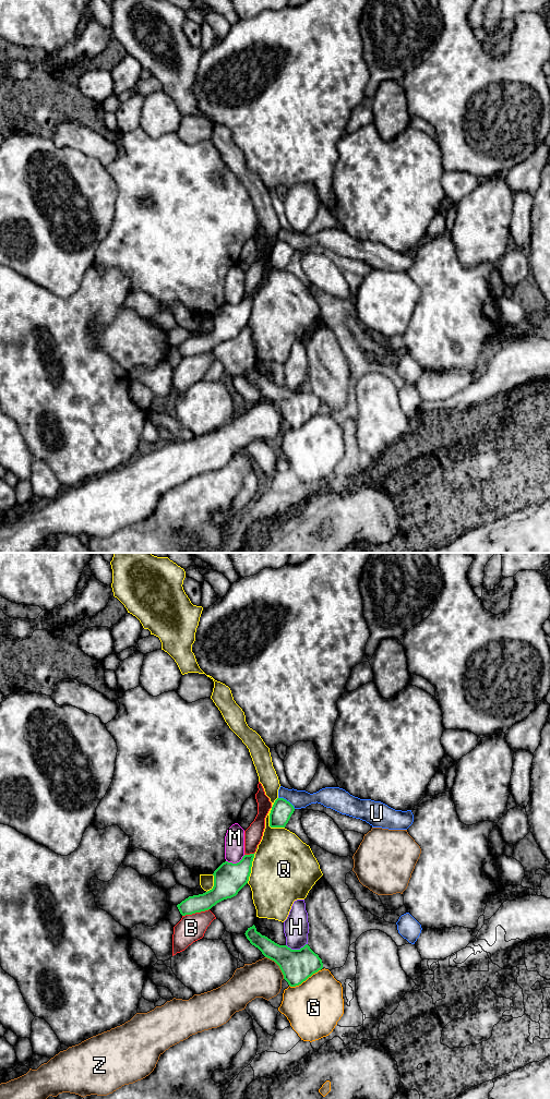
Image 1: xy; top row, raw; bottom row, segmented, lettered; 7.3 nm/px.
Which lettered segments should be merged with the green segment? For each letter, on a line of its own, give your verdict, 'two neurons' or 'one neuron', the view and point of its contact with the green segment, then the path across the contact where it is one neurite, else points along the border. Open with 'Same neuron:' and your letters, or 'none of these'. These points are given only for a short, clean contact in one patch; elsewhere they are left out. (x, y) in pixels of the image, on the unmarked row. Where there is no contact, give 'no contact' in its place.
Same neuron: none of these
B: two neurons; meets green in xy at (195, 353)
G: two neurons; meets green in xy at (305, 422)
H: two neurons; meets green in xy at (296, 391)
M: two neurons; meets green in xy at (235, 305)
Q: two neurons; meets green in xy at (271, 254)
U: two neurons; meets green in xy at (286, 242); border along xy (278, 239), (285, 240), (295, 250)
Z: two neurons; meets green in xy at (278, 407)

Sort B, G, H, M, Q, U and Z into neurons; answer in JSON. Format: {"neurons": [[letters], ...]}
{"neurons": [["B"], ["G"], ["H"], ["M"], ["Q"], ["U"], ["Z"]]}

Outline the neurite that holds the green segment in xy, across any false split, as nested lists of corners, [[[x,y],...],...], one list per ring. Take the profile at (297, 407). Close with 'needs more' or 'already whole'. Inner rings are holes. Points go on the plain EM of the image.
[[[254,366],[248,370],[244,376],[250,385],[258,389],[265,399],[279,408],[284,421],[290,428],[301,426],[323,410],[322,401],[308,386],[300,391],[291,391],[287,387],[279,387],[258,374]]]; already whole

